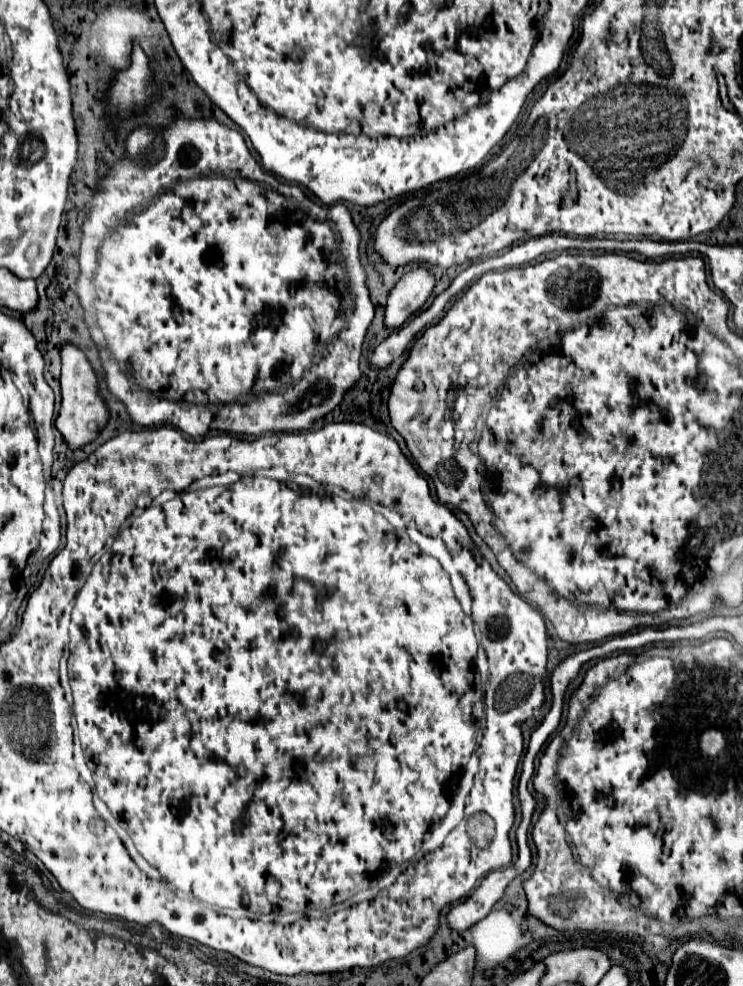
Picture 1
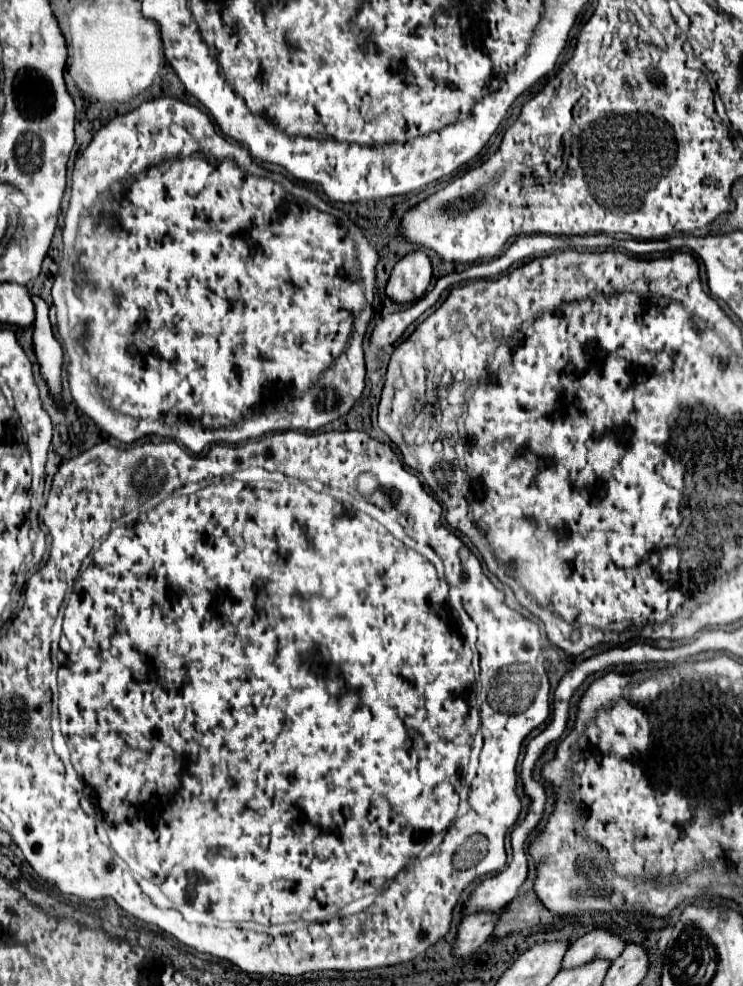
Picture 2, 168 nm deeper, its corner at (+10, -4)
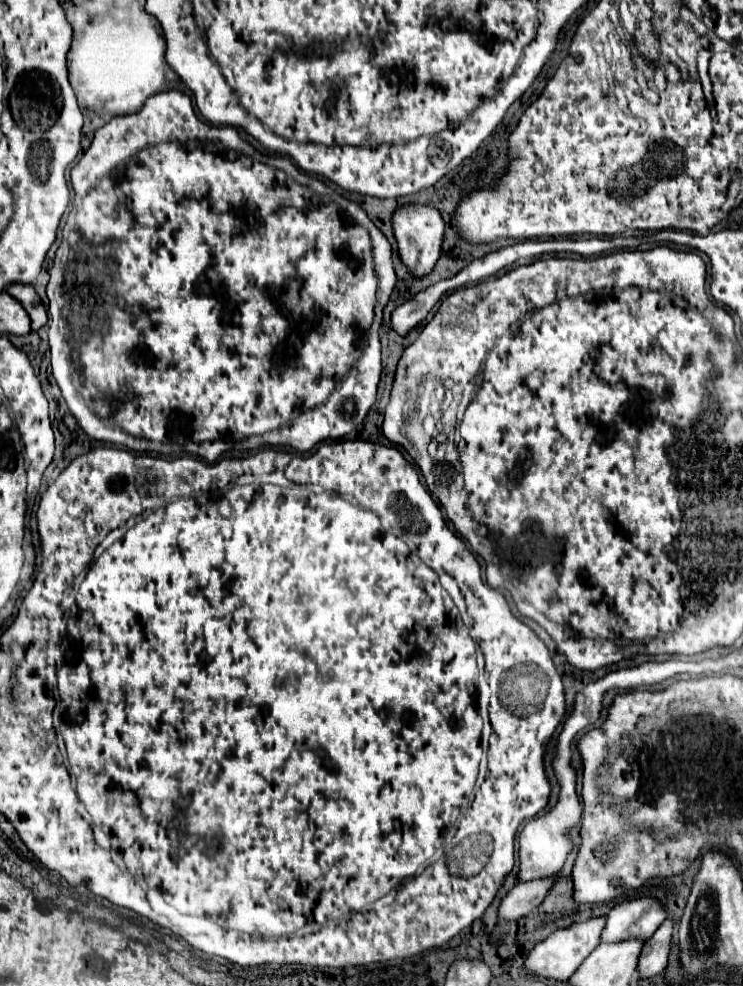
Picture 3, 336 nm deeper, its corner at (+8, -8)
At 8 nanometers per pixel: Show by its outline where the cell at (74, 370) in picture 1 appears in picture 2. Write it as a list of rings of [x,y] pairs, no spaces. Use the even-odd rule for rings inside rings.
[[[30,295],[36,307],[34,319],[34,347],[40,363],[42,377],[48,381],[50,391],[54,395],[60,393],[60,375],[62,375],[62,345],[56,341],[52,333],[52,325],[48,319],[48,305],[38,295]]]

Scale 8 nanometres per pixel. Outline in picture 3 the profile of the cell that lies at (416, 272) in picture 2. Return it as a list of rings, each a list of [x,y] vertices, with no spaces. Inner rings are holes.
[[[408,205],[398,207],[398,211],[392,217],[394,223],[394,235],[398,241],[398,253],[402,263],[408,267],[410,277],[422,279],[432,273],[438,257],[440,257],[440,245],[444,235],[444,221],[440,213],[430,205]]]

